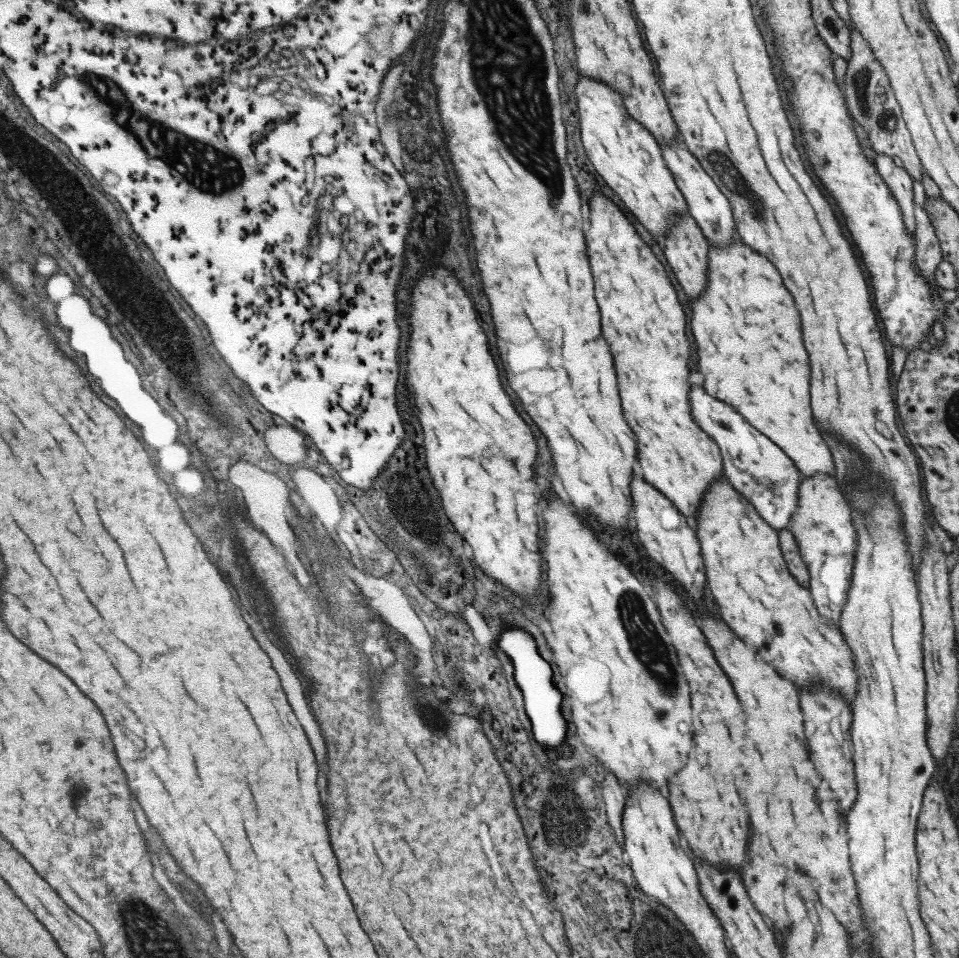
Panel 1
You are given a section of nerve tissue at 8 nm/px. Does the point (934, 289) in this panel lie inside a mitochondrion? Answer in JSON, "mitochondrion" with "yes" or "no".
{"mitochondrion":"no"}

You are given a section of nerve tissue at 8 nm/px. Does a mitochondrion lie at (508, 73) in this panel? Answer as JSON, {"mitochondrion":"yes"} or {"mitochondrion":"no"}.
{"mitochondrion":"yes"}

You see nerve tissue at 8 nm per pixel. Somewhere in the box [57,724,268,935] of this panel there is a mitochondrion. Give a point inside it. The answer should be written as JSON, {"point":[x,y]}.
{"point":[76,788]}

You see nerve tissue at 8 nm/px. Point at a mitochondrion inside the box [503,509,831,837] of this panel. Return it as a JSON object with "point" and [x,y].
{"point":[633,612]}

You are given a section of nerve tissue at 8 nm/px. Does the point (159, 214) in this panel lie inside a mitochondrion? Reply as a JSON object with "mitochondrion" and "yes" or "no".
{"mitochondrion":"no"}

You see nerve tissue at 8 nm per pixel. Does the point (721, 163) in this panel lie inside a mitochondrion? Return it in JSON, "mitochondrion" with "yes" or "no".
{"mitochondrion":"yes"}

